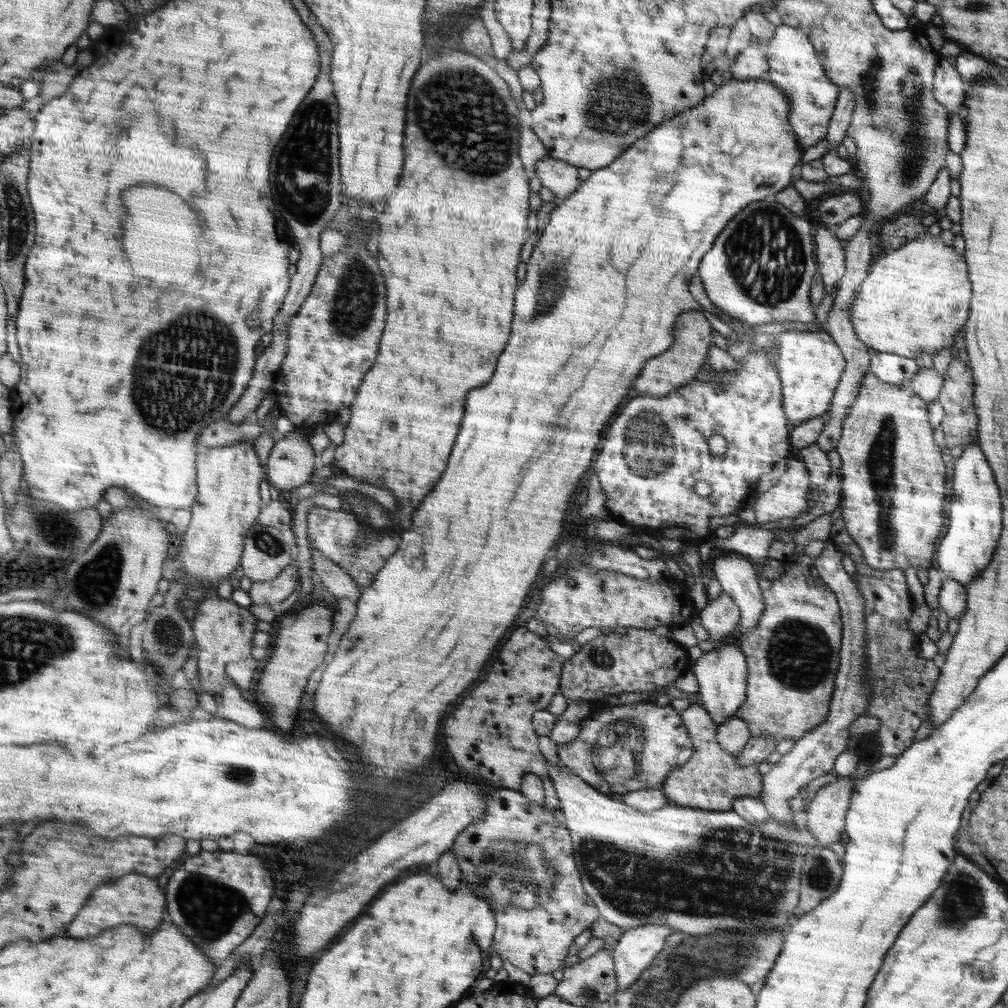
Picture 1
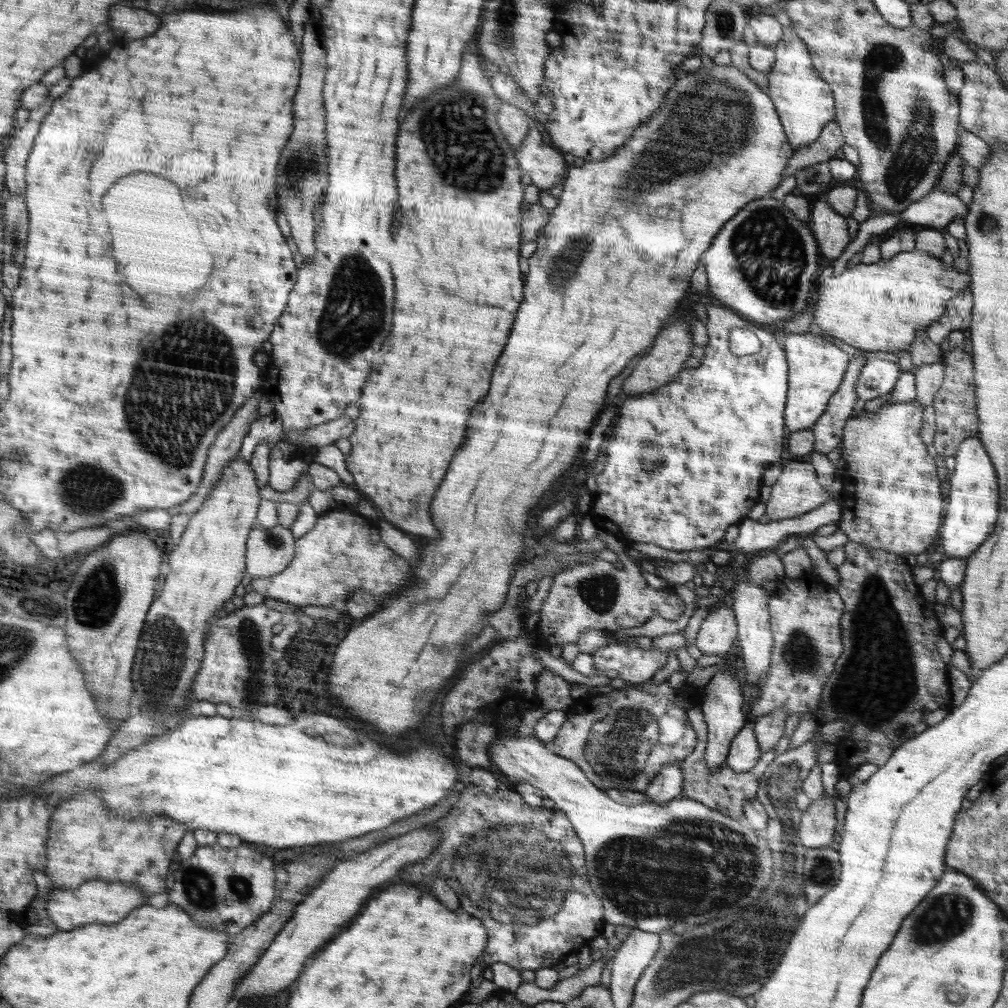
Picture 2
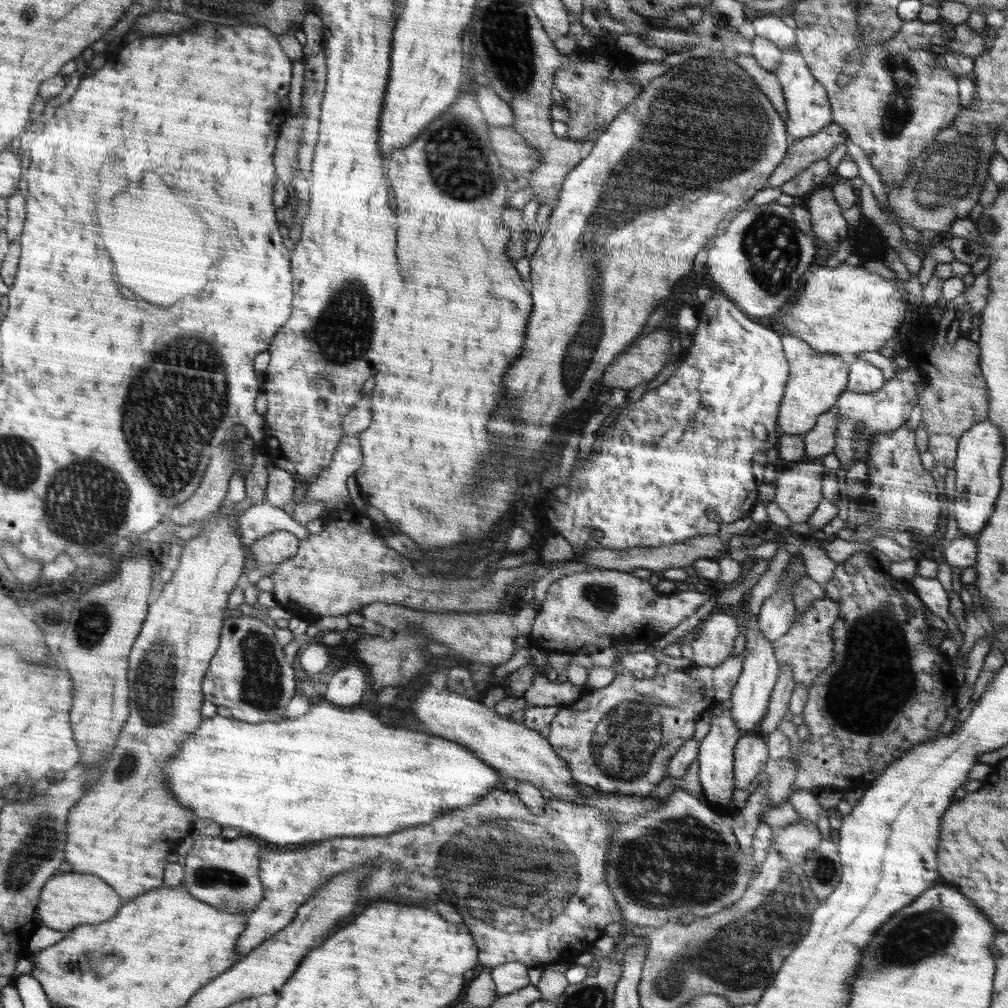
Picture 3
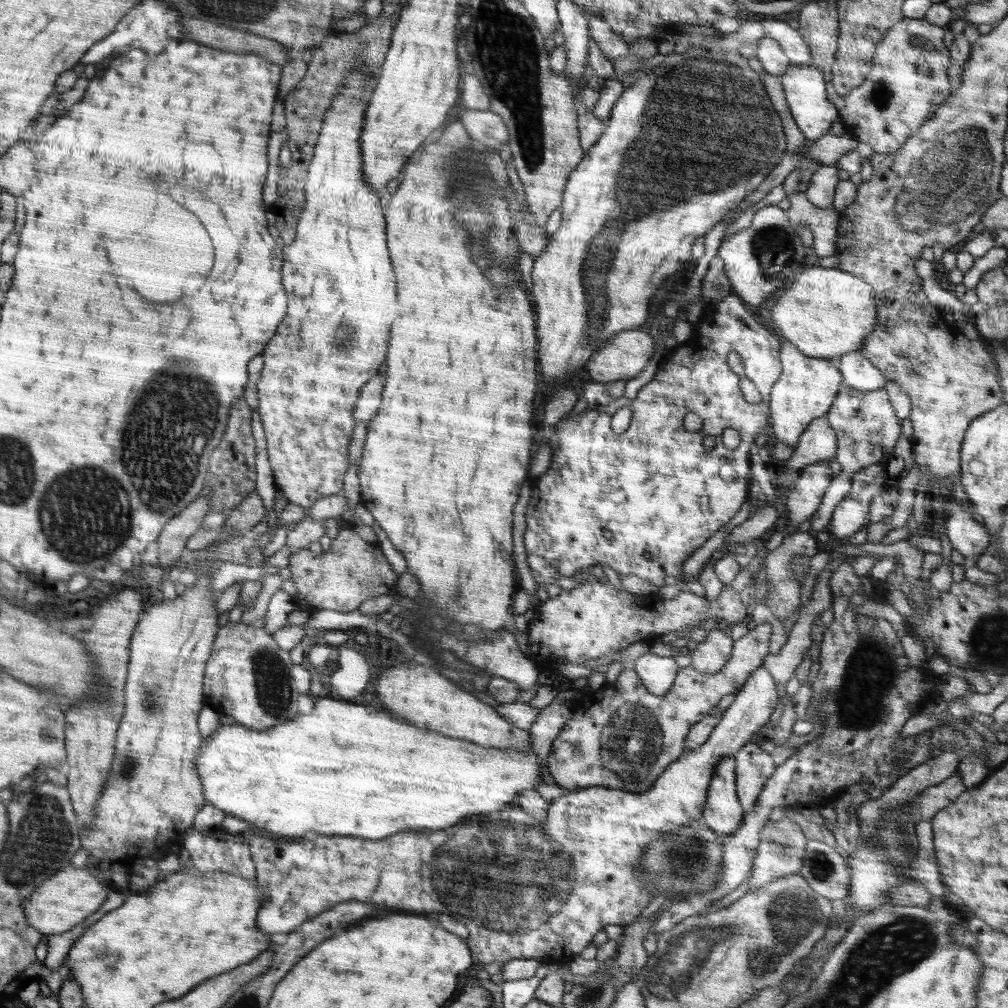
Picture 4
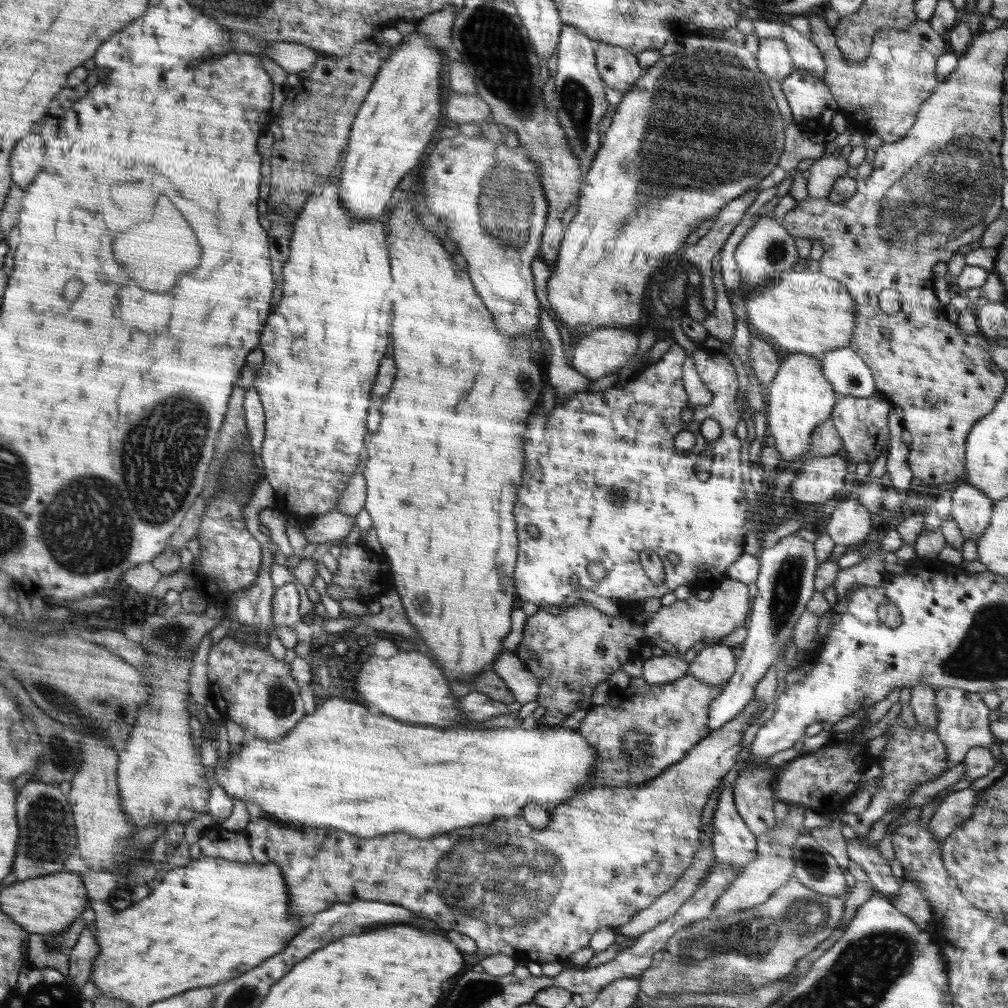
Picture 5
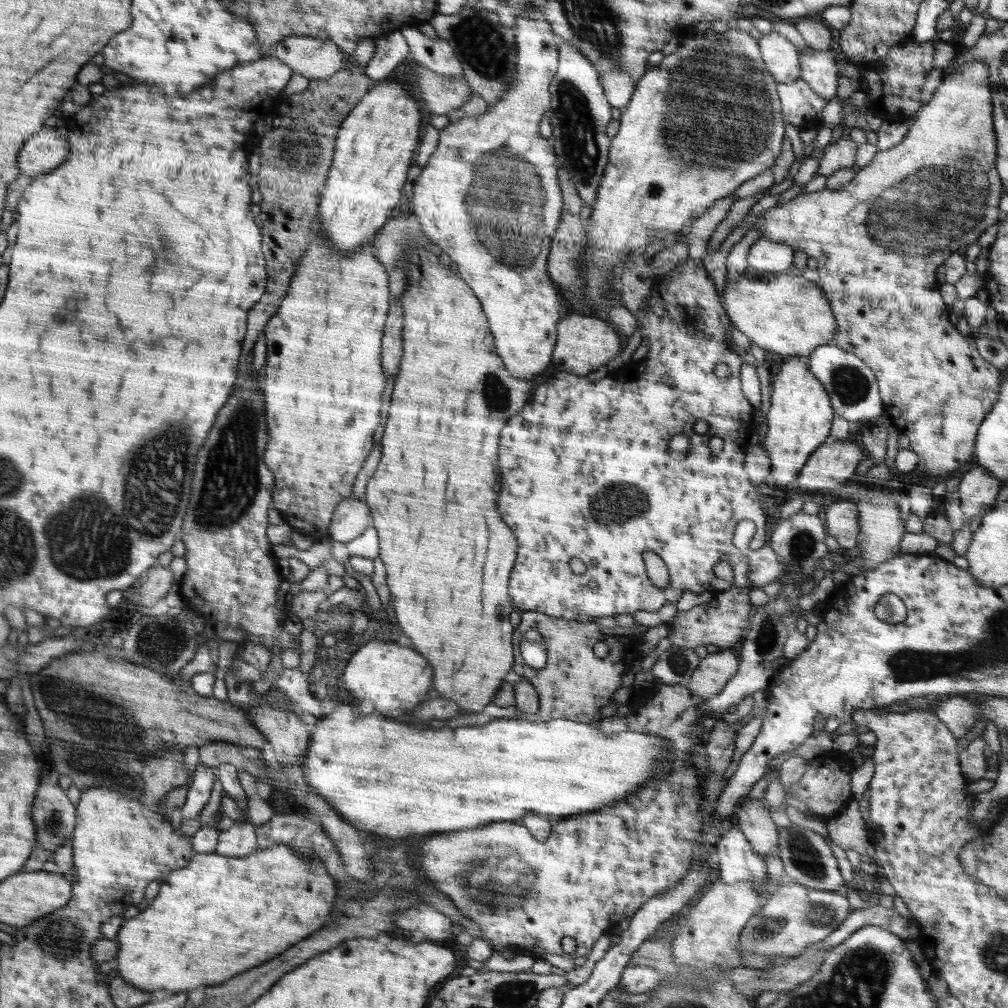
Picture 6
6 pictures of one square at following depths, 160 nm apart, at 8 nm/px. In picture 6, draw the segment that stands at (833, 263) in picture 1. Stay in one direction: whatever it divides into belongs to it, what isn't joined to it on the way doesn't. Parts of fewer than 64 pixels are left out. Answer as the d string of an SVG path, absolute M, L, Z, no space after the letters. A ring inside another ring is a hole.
M850 136L830 144L824 149L824 154L819 160L817 175L828 177L841 168L851 168L855 163L858 148Z

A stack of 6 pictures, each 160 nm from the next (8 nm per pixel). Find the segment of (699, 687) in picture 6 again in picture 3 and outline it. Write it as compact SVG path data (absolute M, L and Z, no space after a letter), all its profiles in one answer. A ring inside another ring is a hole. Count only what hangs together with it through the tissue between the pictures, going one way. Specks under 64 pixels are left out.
M714 611L703 621L700 636L691 642L695 666L713 667L721 665L731 656L734 641L741 633L734 617Z

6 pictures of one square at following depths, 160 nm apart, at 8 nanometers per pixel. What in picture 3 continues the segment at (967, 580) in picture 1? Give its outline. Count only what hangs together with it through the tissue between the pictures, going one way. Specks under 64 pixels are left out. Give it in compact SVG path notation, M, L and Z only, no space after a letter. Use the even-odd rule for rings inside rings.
M988 420L972 426L960 437L953 466L956 471L954 520L956 520L959 532L977 536L987 526L1000 495L1002 482L999 470L1004 460L1004 451L1001 432Z

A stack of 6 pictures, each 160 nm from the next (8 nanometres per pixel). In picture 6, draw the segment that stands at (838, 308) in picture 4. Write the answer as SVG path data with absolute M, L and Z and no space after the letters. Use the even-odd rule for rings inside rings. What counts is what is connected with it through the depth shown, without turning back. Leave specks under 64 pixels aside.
M784 275L774 280L750 280L750 278L739 278L738 280L727 280L722 298L723 309L734 326L746 334L756 346L764 350L776 353L784 359L805 358L818 346L829 344L835 337L837 322L831 312L830 303L827 301L825 292L803 276Z

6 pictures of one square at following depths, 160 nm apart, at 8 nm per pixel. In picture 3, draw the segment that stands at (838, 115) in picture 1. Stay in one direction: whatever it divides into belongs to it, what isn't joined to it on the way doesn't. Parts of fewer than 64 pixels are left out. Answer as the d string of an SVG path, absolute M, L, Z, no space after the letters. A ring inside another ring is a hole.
M834 122L812 136L798 139L794 145L789 146L786 156L768 179L766 187L779 188L813 162L826 159L834 147L847 141L845 130Z

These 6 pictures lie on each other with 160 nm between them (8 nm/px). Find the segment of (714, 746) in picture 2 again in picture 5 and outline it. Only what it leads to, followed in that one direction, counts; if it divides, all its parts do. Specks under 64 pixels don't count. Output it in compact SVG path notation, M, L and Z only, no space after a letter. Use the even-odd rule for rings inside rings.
M732 787L720 790L713 820L712 849L717 864L730 865L740 872L748 862L754 862L758 856L757 838L737 811Z

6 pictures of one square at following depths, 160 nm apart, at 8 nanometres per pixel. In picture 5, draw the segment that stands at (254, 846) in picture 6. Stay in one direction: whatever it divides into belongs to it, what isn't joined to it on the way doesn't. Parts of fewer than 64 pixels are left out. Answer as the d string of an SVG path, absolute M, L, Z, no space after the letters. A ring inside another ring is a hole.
M220 824L207 827L198 840L202 856L253 864L252 847L246 830L228 831Z

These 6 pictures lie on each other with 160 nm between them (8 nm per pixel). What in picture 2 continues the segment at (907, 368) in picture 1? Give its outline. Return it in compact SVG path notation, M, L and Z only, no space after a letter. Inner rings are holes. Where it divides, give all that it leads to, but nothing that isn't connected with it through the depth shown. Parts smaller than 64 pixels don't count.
M870 357L860 371L854 390L864 400L888 394L894 389L901 372L901 367L896 362Z

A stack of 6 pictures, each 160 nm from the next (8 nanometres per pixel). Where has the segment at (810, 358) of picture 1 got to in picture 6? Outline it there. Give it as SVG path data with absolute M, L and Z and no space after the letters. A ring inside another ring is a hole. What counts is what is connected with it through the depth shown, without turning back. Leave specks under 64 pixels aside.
M797 357L784 362L771 385L771 405L761 436L761 445L771 460L770 476L778 486L786 486L796 480L813 451L827 439L835 416L831 398L808 370L807 361Z

